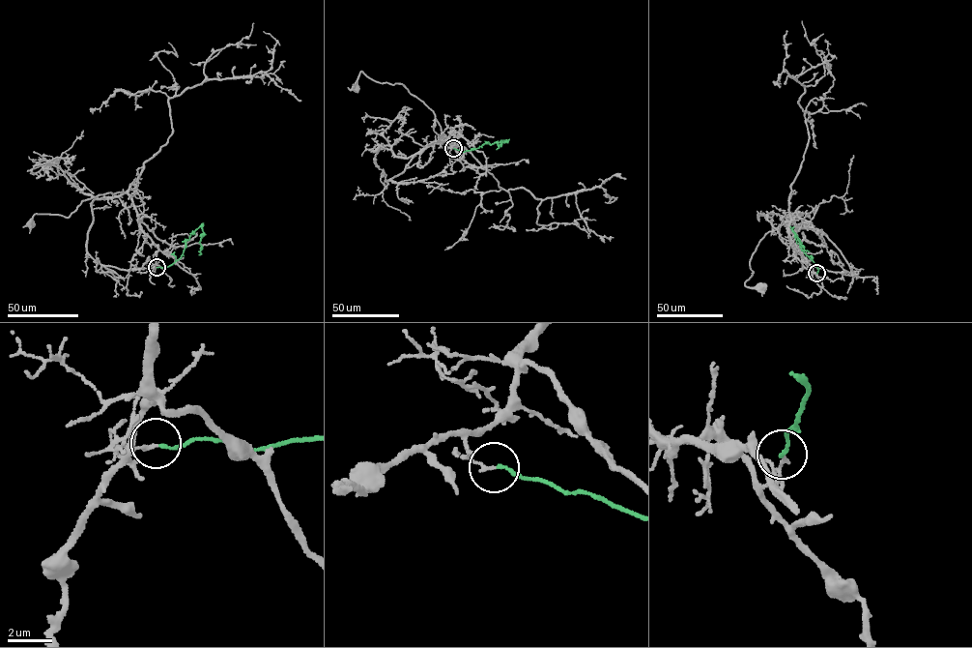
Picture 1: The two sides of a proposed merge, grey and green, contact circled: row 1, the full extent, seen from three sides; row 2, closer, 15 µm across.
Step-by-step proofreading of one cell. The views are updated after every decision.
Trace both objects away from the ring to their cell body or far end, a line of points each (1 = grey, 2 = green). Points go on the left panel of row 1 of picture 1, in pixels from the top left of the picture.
1: (157, 267), (157, 247), (142, 229), (132, 200), (123, 191), (85, 199), (69, 217), (37, 213), (31, 223)
2: (157, 267), (168, 267), (180, 258), (185, 241), (200, 225), (203, 235), (199, 254)

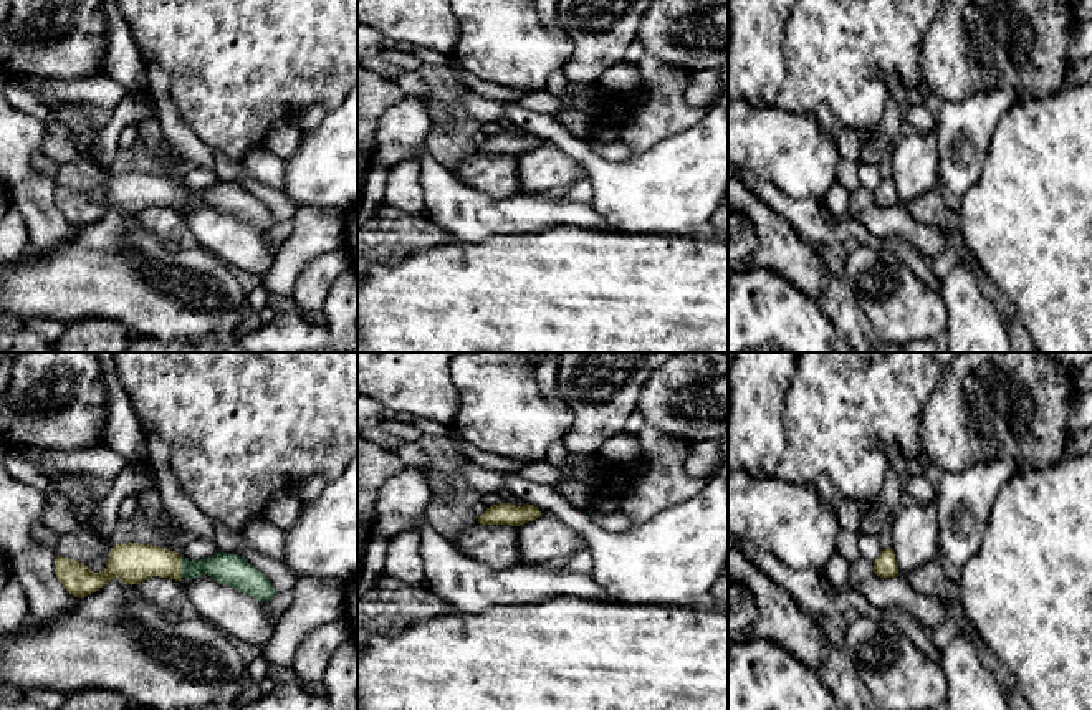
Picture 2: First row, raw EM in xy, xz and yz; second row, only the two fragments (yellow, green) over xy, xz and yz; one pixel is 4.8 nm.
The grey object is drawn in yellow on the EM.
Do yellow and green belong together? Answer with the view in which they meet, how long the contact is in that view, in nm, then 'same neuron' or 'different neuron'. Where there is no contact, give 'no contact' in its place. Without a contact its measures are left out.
contact in xy; length 100 nm; same neuron

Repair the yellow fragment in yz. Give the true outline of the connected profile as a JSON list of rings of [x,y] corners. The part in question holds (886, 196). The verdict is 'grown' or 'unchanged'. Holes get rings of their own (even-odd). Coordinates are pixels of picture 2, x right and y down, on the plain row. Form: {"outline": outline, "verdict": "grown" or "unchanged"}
{"outline": [[[884,179],[882,184],[874,190],[874,202],[880,207],[893,207],[898,204],[893,179]]], "verdict": "unchanged"}

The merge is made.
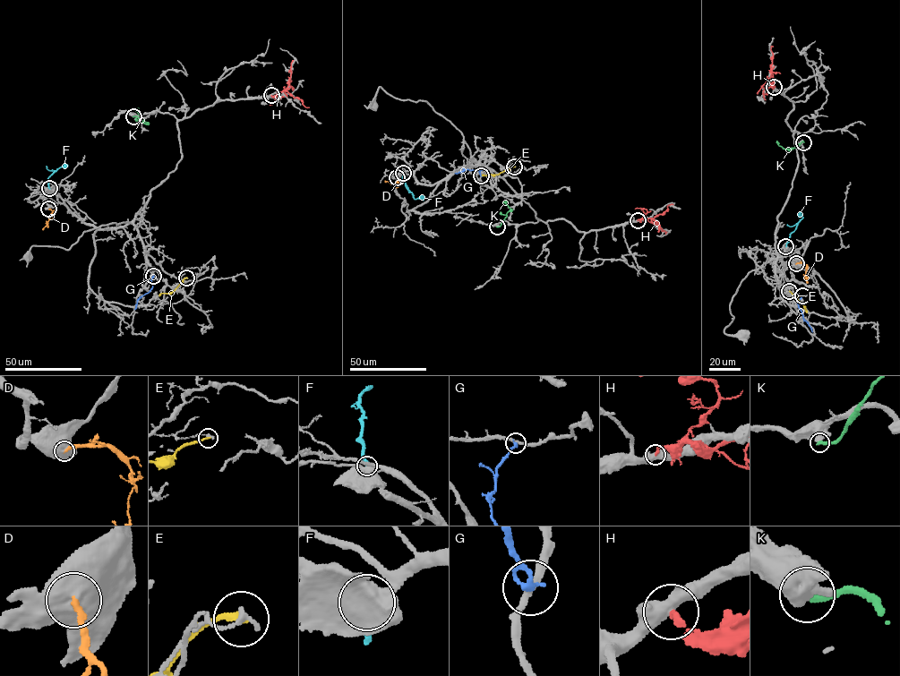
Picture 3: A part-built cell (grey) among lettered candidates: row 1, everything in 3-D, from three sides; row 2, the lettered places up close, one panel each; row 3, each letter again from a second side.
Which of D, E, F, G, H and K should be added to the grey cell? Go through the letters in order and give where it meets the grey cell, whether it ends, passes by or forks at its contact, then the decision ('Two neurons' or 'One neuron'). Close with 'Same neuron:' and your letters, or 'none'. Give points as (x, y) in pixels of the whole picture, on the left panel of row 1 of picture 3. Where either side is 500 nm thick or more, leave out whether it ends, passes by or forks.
D: Touches grey at (48, 209). One neuron
E: Touches grey at (186, 278). It ends there. Two neurons
F: Touches grey at (49, 188). It ends there. One neuron
G: Touches grey at (153, 276). It ends there. Two neurons
H: Touches grey at (271, 95). Two neurons
K: Touches grey at (133, 116). It ends there. Two neurons
Same neuron: D, F

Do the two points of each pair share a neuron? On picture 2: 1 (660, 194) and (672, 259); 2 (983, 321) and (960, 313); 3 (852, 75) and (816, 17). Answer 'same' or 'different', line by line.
1: different
2: same
3: same

